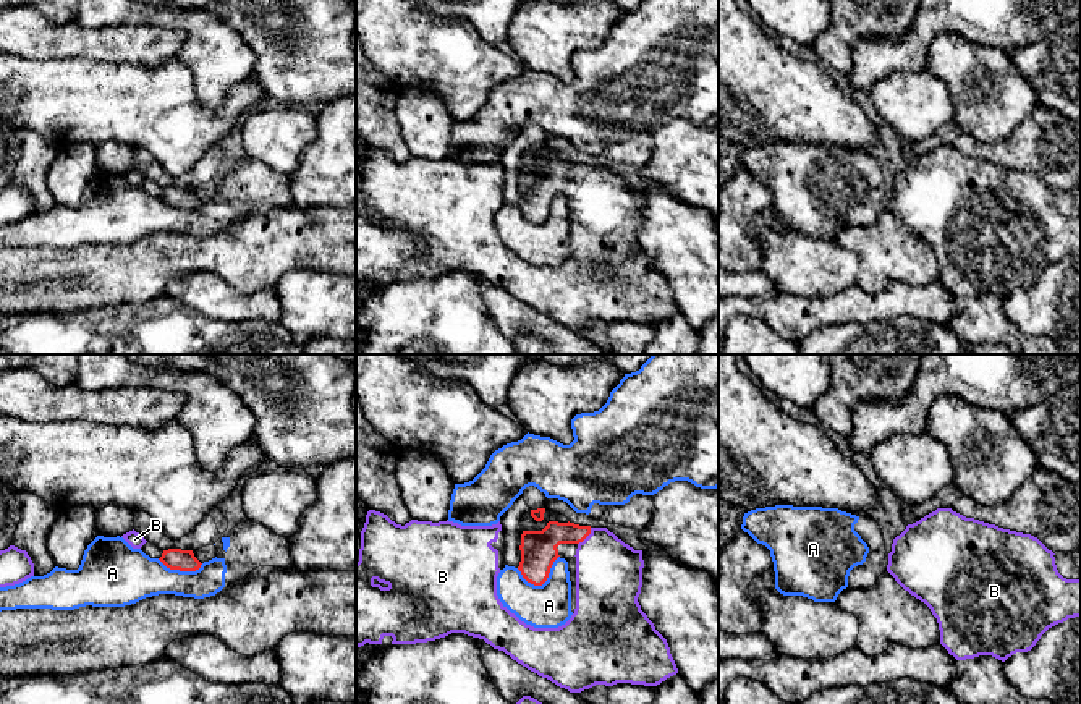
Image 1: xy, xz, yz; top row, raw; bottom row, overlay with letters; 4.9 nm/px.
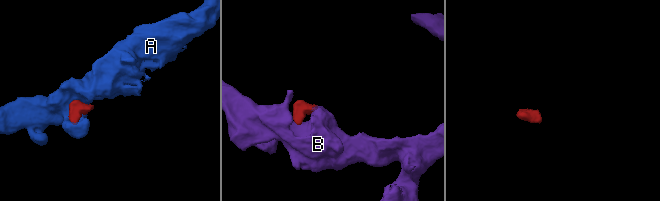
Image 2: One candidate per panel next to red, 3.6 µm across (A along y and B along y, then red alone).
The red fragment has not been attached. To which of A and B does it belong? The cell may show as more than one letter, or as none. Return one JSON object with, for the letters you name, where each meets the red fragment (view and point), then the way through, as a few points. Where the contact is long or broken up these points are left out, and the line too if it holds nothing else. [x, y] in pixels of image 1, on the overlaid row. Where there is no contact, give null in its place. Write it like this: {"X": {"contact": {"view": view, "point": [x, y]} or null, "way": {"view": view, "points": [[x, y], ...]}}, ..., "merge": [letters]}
{"B": {"contact": {"view": "xz", "point": [586, 536]}, "way": {"view": "xz", "points": [[539, 551], [554, 536], [586, 536], [597, 547], [609, 573]]}}, "merge": ["B"]}

